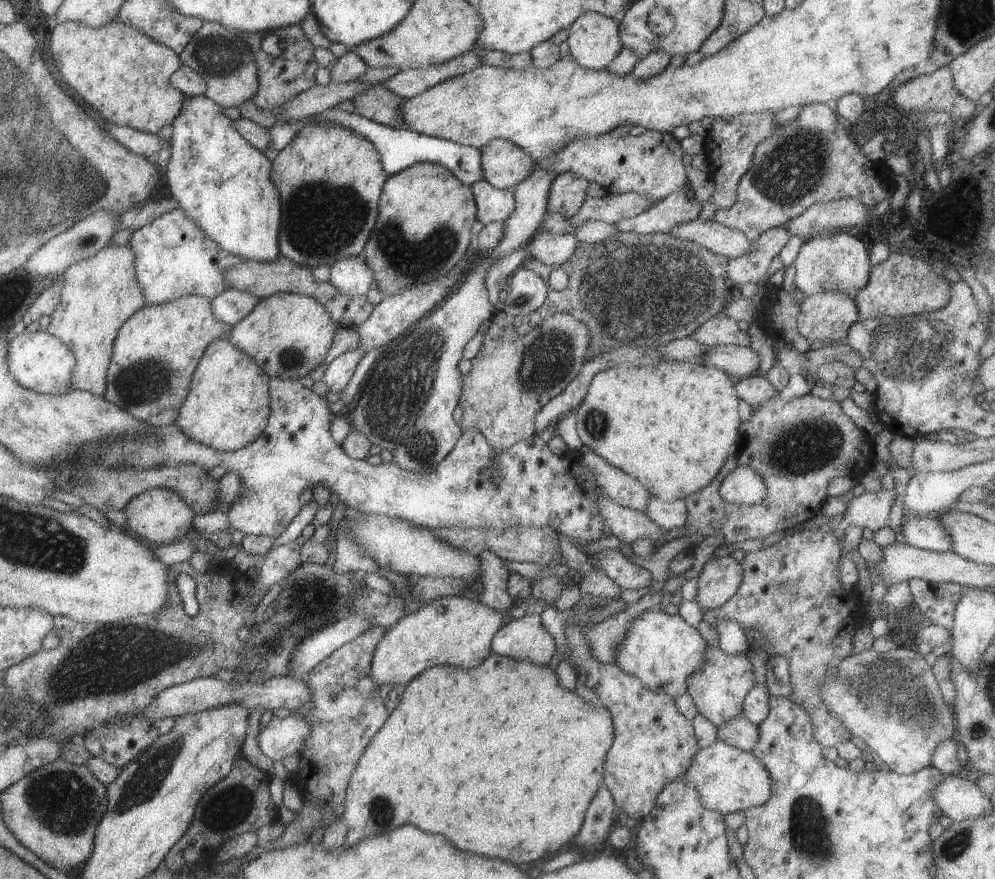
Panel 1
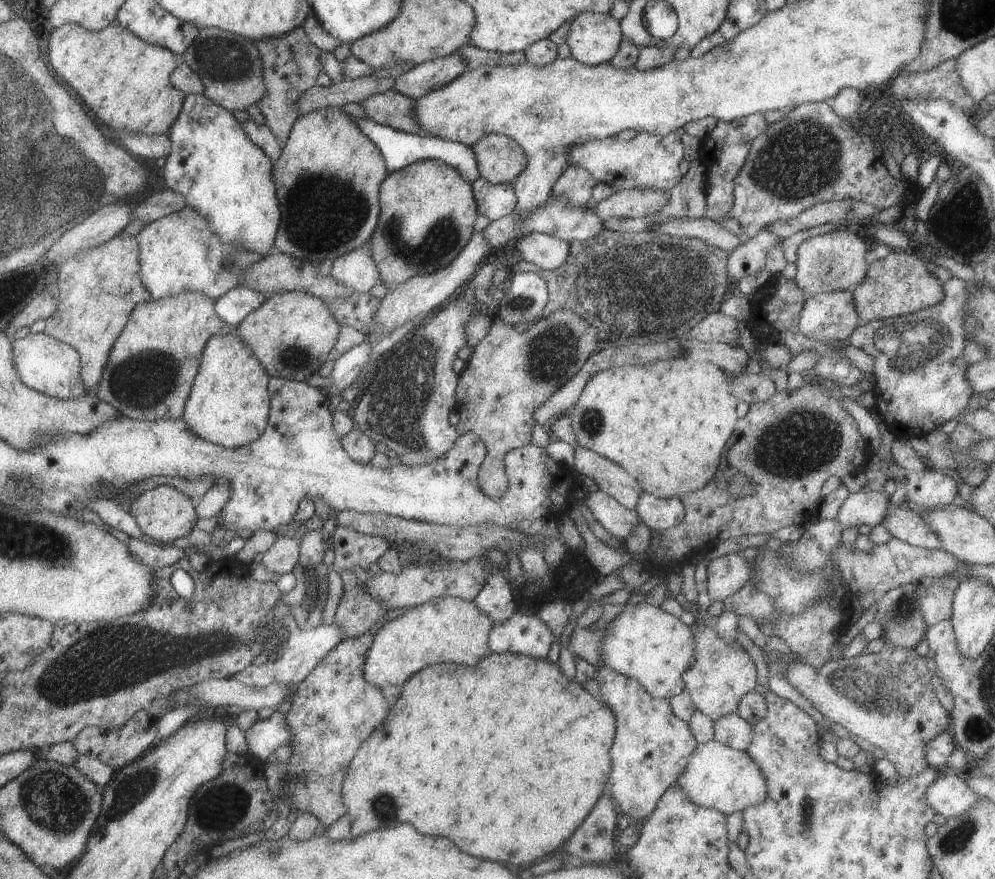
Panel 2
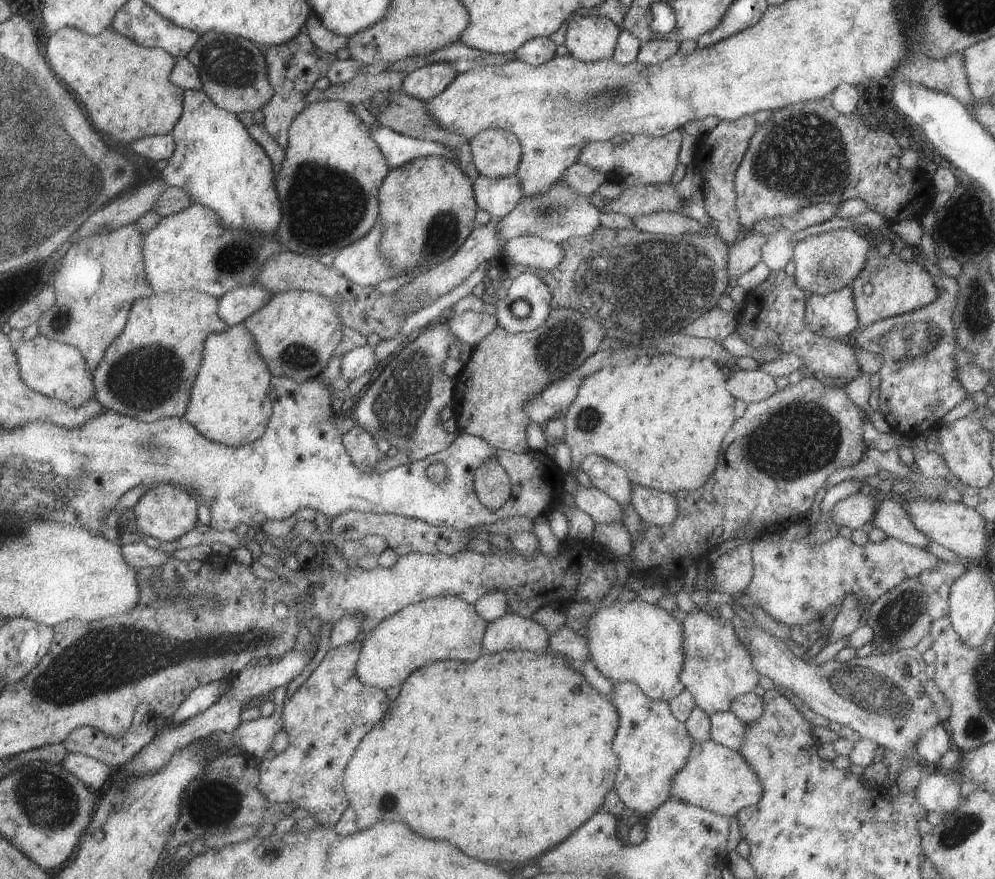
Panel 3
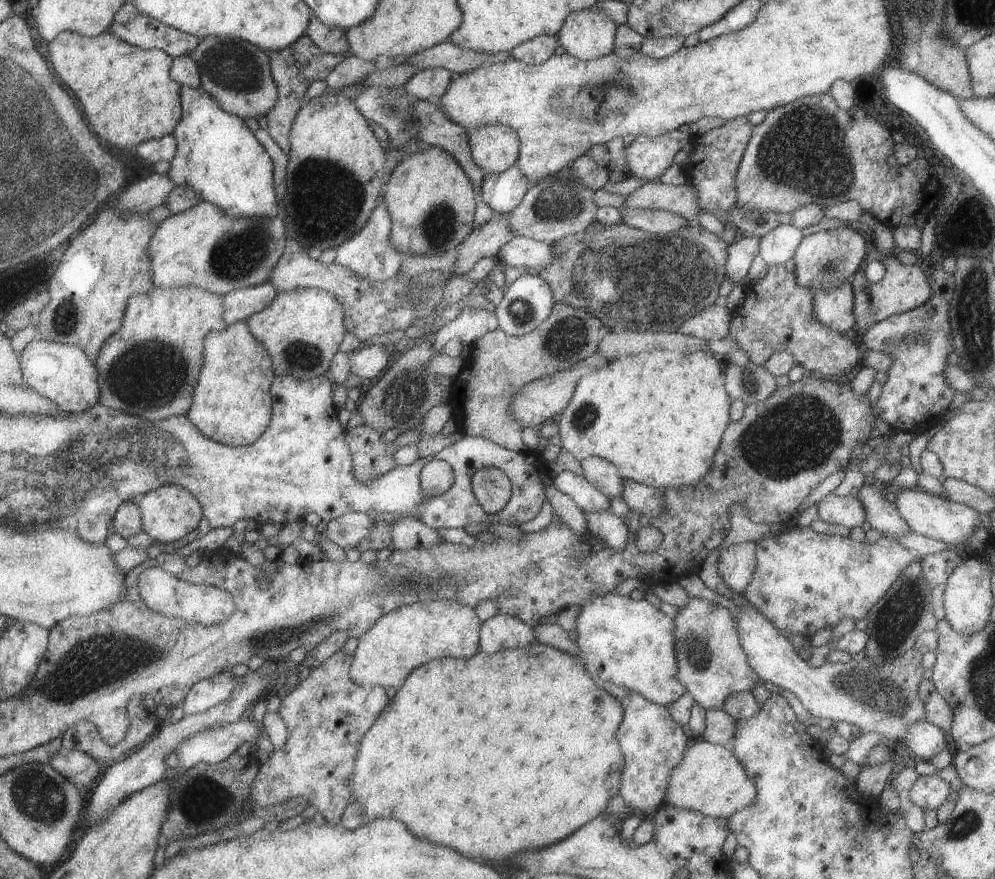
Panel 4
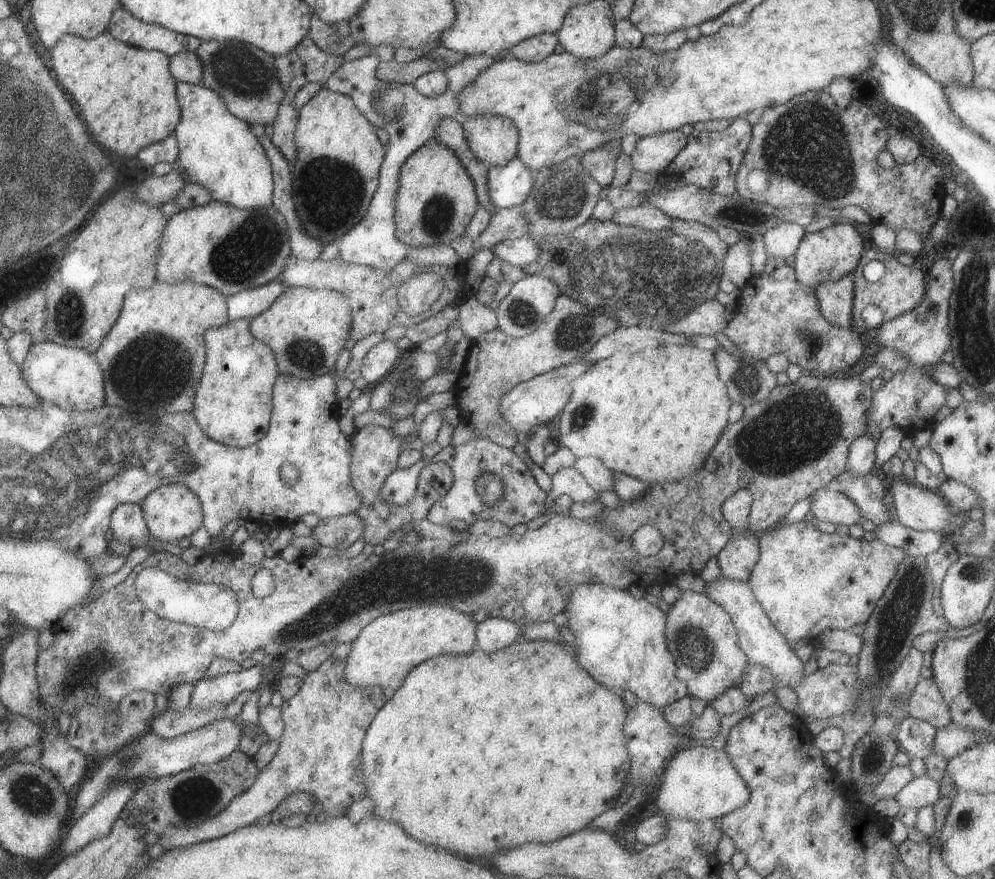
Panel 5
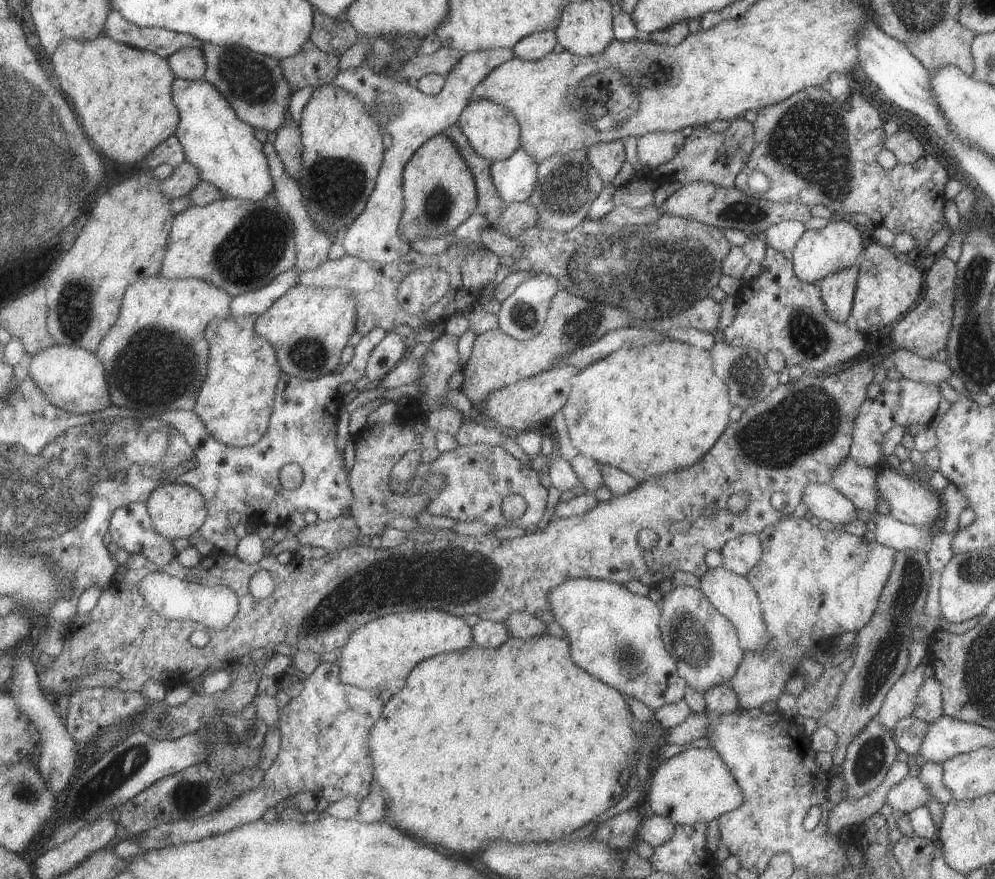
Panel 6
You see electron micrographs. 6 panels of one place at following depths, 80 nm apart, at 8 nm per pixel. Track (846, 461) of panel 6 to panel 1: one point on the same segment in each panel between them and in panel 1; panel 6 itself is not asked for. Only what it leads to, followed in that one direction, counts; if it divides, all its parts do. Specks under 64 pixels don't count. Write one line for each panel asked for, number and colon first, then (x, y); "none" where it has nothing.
1: (923, 532)
2: (904, 523)
3: (889, 516)
4: (882, 515)
5: (867, 491)

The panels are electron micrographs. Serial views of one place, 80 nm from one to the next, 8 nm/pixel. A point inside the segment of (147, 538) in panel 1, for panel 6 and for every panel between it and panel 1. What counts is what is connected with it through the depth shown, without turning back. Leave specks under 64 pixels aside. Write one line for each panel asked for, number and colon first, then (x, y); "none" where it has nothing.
2: (163, 514)
3: (164, 512)
4: (168, 513)
5: (171, 512)
6: (177, 510)

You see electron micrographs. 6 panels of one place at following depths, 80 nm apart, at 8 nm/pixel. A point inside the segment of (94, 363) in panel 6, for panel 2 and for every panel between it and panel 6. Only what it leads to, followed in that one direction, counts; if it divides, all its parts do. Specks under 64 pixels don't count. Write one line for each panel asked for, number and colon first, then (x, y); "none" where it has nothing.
2: (49, 366)
3: (57, 370)
4: (61, 373)
5: (69, 378)

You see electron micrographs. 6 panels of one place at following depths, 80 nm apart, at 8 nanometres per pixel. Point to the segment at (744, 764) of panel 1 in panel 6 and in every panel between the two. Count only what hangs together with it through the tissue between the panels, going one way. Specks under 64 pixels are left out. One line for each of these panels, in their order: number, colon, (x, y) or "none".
2: (718, 777)
3: (717, 779)
4: (709, 779)
5: (699, 783)
6: (694, 786)

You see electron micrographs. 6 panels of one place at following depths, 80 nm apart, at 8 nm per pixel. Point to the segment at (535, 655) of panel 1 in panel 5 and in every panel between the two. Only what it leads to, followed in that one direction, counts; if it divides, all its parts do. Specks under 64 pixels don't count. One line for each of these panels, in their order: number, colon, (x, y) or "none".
2: (525, 634)
3: (510, 632)
4: (501, 631)
5: (492, 634)

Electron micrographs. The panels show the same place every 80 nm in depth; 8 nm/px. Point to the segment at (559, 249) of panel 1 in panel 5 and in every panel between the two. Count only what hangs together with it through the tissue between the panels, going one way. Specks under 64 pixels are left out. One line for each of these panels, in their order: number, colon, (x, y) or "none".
2: (547, 252)
3: (528, 250)
4: (522, 252)
5: (516, 252)

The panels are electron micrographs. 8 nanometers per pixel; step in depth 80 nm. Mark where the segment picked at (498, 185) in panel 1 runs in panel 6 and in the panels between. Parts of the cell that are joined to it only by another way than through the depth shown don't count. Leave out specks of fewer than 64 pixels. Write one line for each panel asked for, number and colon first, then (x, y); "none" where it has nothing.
2: (499, 159)
3: (496, 153)
4: (493, 148)
5: (493, 139)
6: (492, 131)

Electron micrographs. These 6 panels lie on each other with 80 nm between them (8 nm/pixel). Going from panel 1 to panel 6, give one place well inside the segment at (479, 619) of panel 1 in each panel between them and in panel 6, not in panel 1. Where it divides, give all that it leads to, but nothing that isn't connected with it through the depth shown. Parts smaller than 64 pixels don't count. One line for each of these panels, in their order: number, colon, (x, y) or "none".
2: (445, 629)
3: (444, 628)
4: (403, 639)
5: (388, 648)
6: (378, 655)

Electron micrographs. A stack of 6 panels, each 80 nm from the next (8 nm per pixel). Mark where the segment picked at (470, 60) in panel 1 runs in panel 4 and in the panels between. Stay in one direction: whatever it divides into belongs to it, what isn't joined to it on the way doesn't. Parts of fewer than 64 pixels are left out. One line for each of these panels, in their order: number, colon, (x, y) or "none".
2: (430, 75)
3: (424, 83)
4: (429, 84)

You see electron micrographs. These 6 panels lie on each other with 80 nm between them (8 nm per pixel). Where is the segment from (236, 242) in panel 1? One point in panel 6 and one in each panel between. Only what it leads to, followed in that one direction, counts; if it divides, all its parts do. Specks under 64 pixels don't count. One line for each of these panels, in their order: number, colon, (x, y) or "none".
2: (218, 171)
3: (218, 164)
4: (216, 155)
5: (218, 151)
6: (224, 149)

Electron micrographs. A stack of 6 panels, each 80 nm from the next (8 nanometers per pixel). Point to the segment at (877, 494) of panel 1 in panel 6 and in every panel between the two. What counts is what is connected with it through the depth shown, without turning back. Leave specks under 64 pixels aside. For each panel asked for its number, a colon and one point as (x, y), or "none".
2: (858, 508)
3: (853, 511)
4: (847, 511)
5: (836, 508)
6: (824, 502)

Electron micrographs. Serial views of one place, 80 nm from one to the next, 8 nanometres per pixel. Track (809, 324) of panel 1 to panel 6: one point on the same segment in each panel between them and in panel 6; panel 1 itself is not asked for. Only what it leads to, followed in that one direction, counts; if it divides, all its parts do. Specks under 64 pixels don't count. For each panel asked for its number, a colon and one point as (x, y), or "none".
2: (830, 317)
3: (832, 314)
4: (833, 308)
5: (835, 299)
6: (837, 289)

